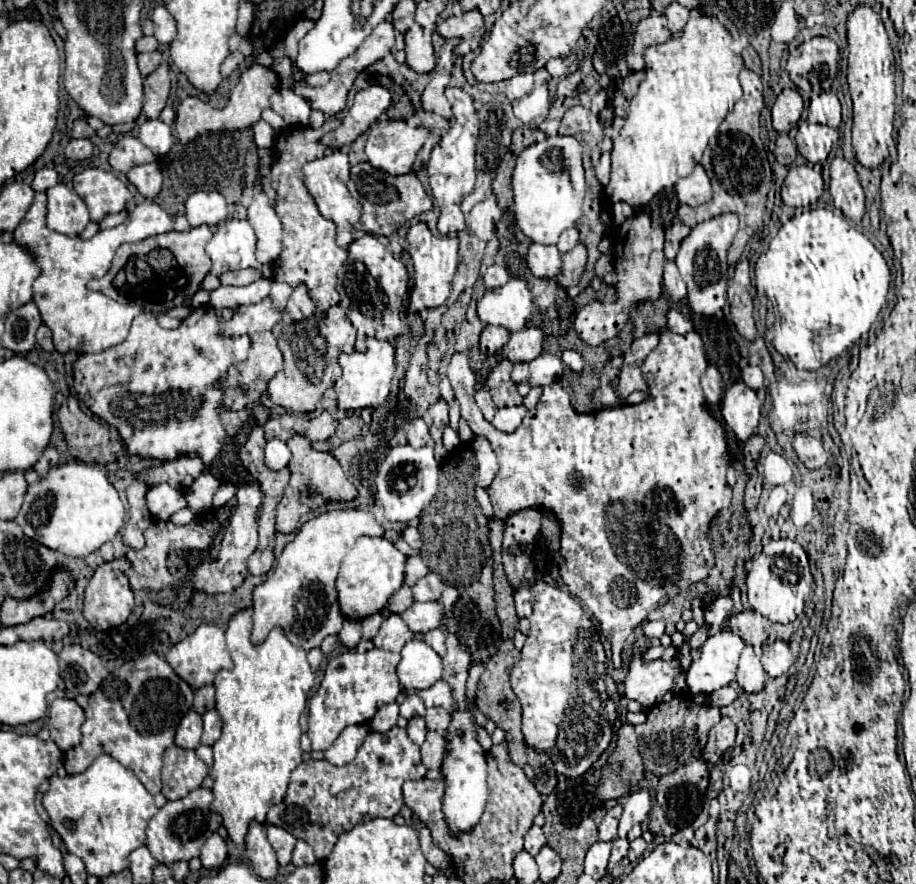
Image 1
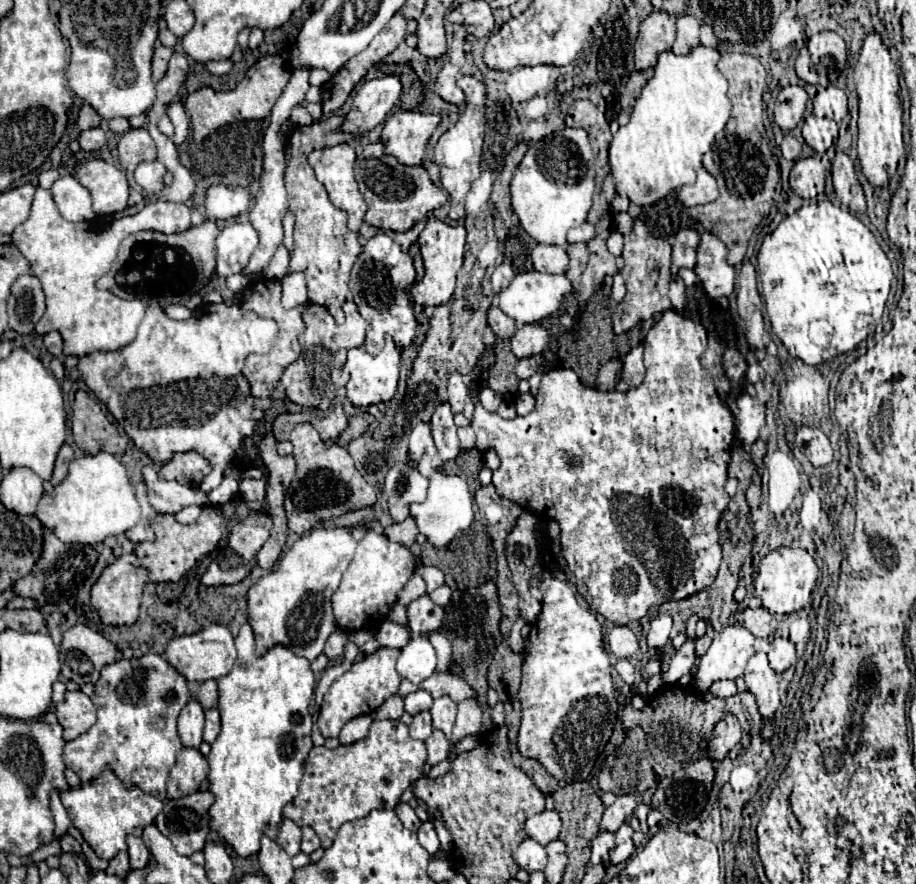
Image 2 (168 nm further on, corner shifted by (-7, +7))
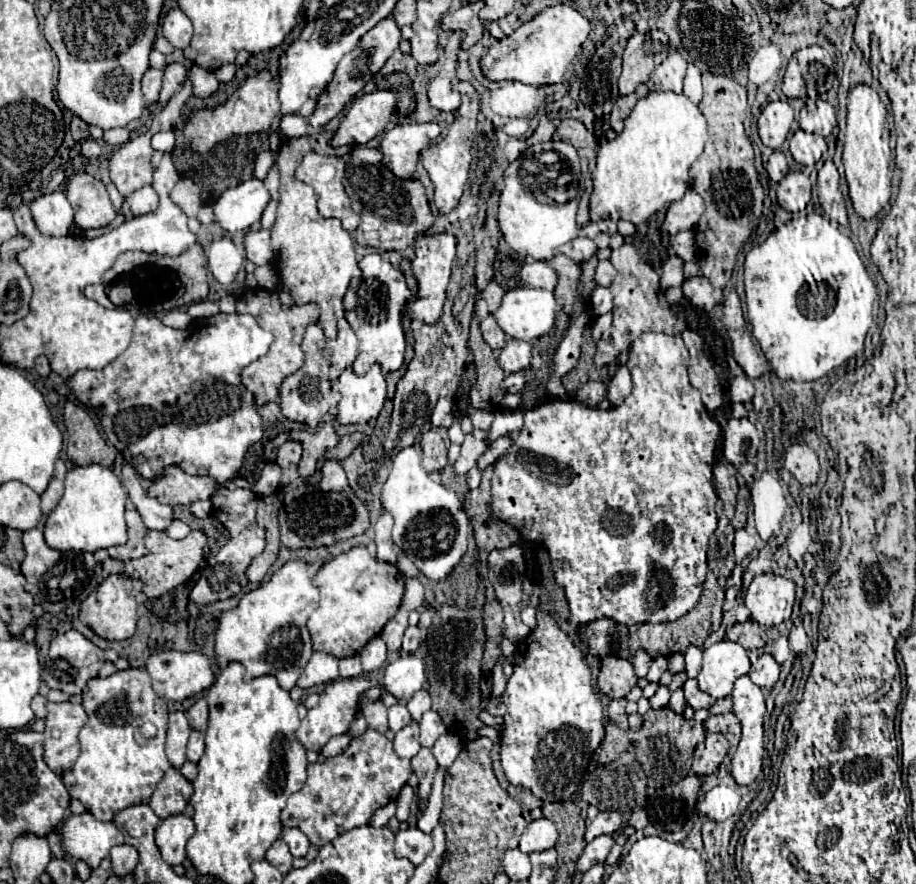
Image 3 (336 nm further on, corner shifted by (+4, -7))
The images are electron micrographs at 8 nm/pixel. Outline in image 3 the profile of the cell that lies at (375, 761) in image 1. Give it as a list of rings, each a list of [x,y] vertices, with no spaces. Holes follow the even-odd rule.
[[[367,730],[355,736],[345,752],[327,758],[323,764],[315,762],[307,766],[307,780],[303,788],[289,796],[287,806],[281,812],[283,826],[299,828],[311,844],[317,848],[329,844],[337,836],[365,826],[373,812],[399,796],[403,784],[407,784],[413,768],[409,760],[397,758],[391,740],[375,730]]]

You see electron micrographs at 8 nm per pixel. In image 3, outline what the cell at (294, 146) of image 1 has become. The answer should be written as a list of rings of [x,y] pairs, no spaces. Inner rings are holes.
[[[301,136],[297,140],[285,140],[275,156],[275,164],[281,174],[277,220],[271,230],[271,248],[277,256],[277,272],[281,286],[291,292],[295,304],[315,302],[321,308],[319,324],[329,340],[337,336],[337,320],[344,318],[343,298],[351,278],[359,272],[355,258],[355,244],[347,230],[343,230],[341,220],[323,218],[317,212],[317,198],[311,186],[297,182],[293,172],[301,162],[301,156],[309,152],[319,152],[317,144],[313,148],[313,136]]]

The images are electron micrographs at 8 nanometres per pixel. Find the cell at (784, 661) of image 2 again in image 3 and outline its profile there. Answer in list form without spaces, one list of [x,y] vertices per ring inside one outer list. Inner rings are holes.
[[[761,654],[757,664],[751,668],[749,676],[759,688],[771,690],[775,686],[775,682],[779,680],[779,664],[775,662],[775,658],[771,654]]]

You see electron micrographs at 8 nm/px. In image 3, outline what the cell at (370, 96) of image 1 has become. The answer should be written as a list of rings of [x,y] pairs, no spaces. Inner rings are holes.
[[[377,90],[355,98],[351,102],[351,108],[343,116],[331,144],[333,146],[367,144],[385,130],[395,110],[395,102],[397,98],[389,90]]]

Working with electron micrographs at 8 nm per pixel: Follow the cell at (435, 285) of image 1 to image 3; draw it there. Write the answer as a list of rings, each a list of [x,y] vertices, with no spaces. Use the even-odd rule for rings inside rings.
[[[433,234],[433,236],[419,236],[415,242],[415,260],[413,260],[413,274],[419,282],[417,300],[409,306],[409,316],[417,318],[425,324],[435,324],[443,312],[445,302],[445,288],[451,276],[451,262],[455,258],[455,236],[453,234]]]

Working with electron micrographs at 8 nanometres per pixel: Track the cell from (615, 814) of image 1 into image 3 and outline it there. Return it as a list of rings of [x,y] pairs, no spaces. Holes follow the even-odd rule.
[[[599,812],[595,820],[587,822],[585,842],[593,842],[601,834],[617,834],[621,828],[621,814],[619,812]]]

